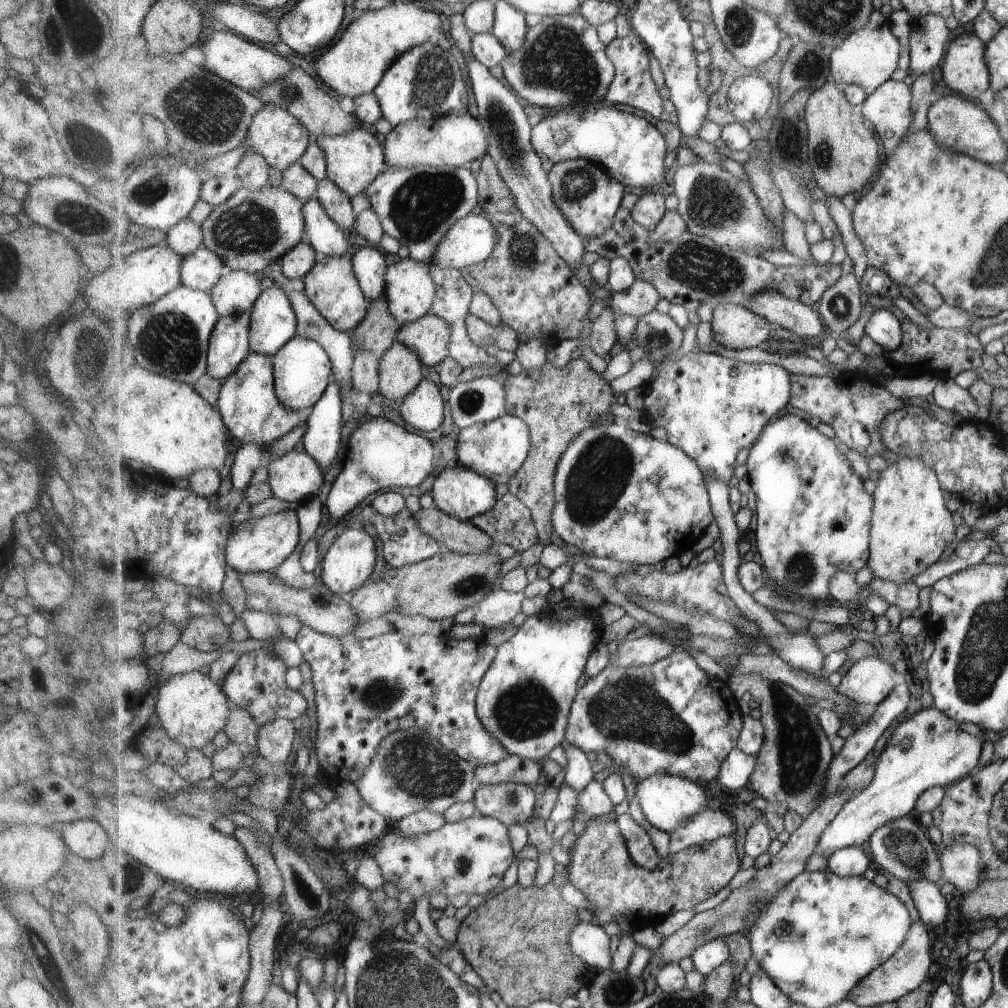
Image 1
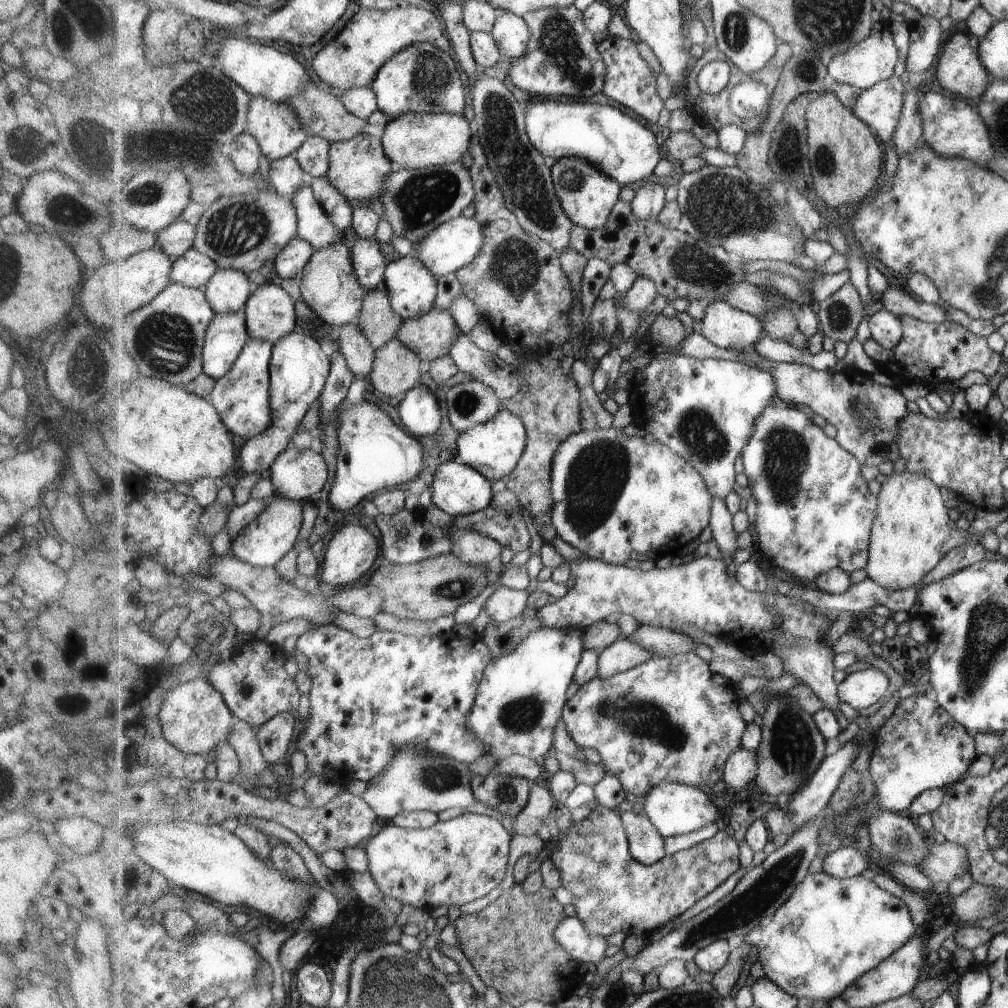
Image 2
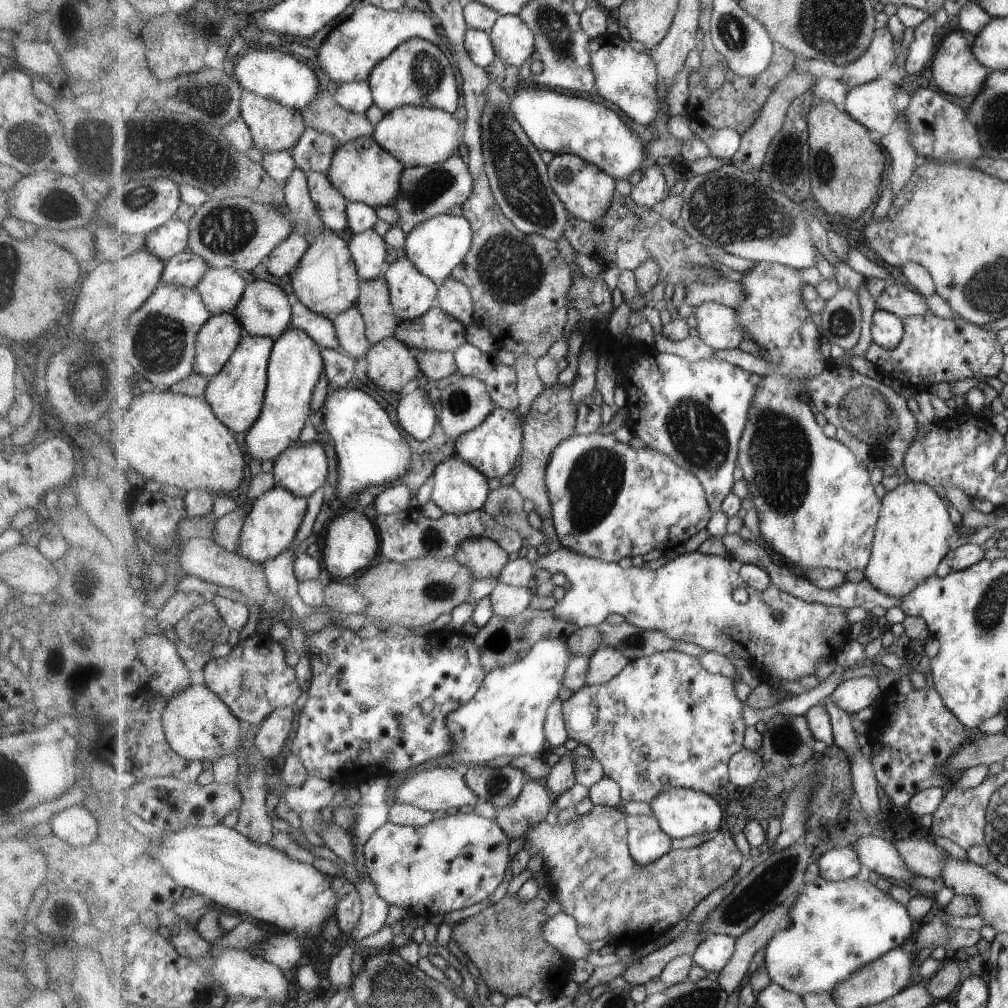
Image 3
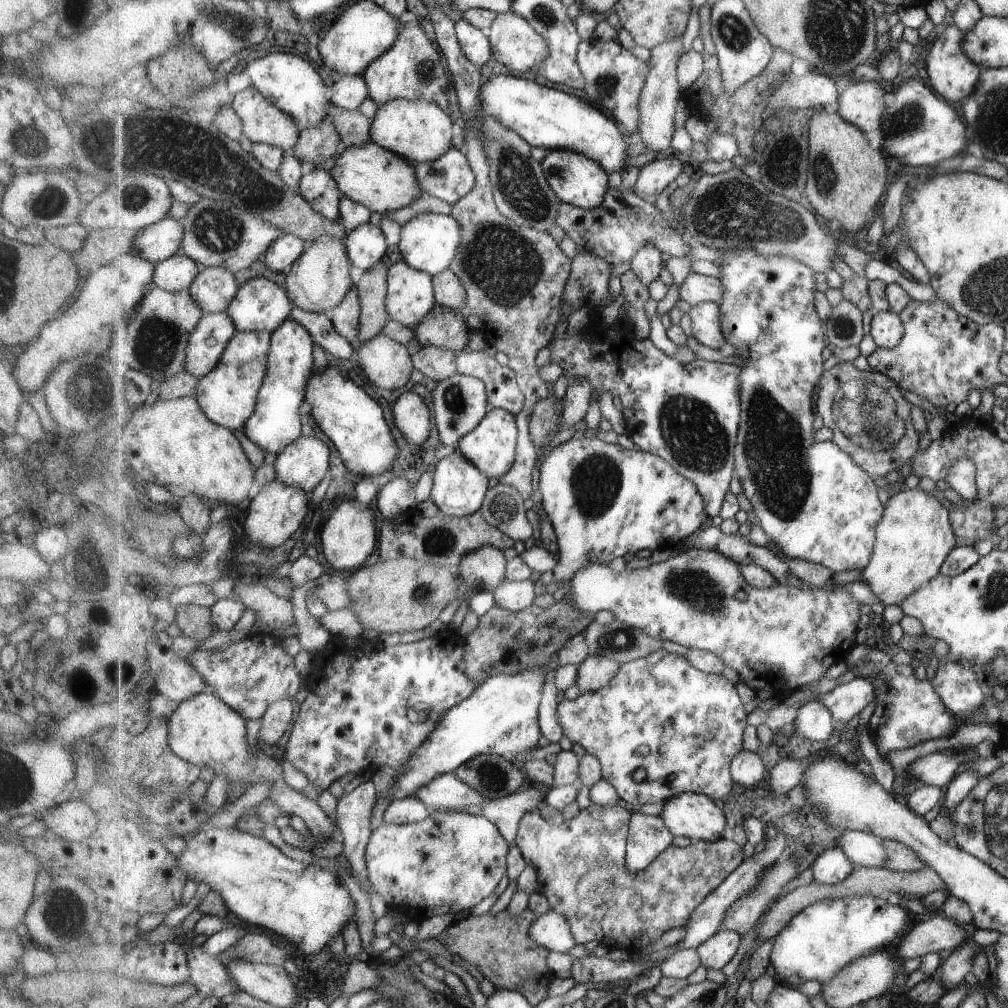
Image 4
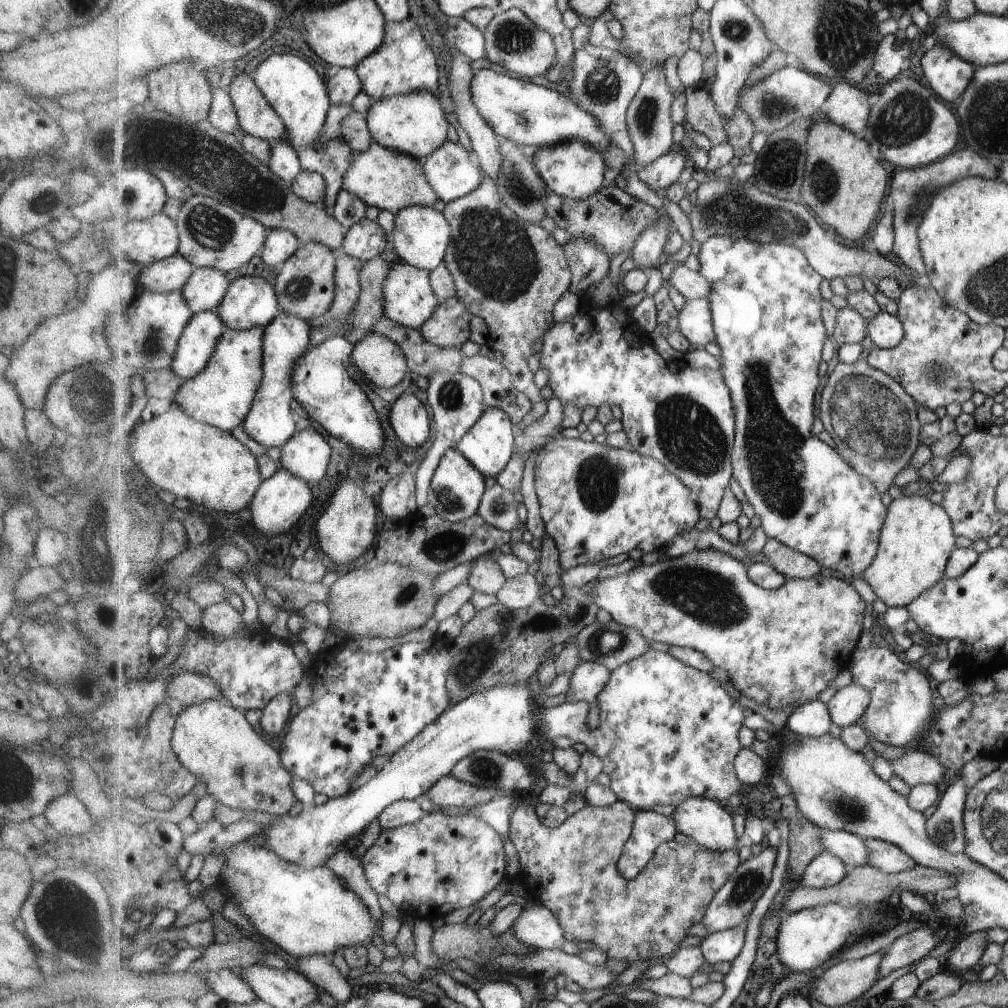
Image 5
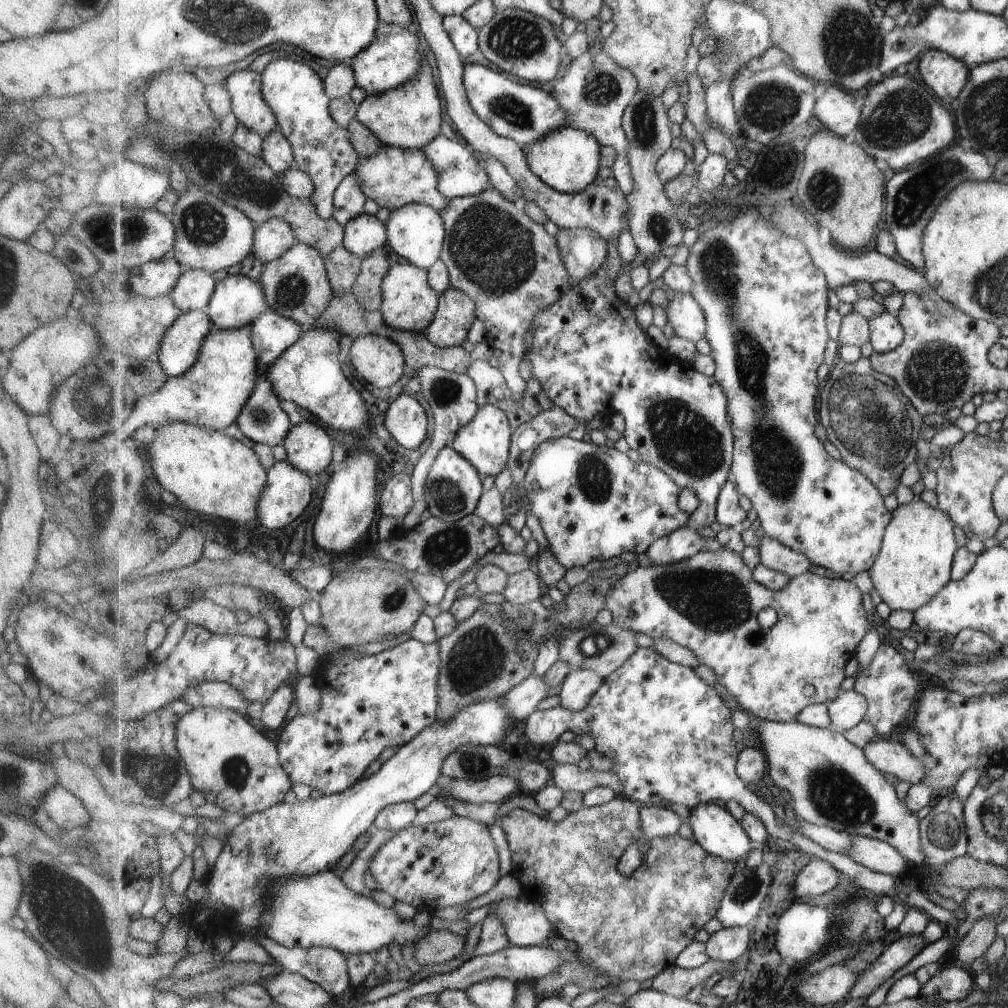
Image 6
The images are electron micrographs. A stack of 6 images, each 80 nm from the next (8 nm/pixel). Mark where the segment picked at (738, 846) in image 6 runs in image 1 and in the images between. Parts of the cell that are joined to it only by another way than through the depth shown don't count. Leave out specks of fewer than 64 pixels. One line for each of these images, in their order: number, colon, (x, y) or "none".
1: (668, 801)
2: (675, 808)
3: (682, 812)
4: (692, 815)
5: (707, 822)

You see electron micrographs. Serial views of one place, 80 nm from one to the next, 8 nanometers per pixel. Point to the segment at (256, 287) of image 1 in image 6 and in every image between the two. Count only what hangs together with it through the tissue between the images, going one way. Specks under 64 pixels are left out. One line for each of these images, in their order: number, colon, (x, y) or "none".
2: (228, 292)
3: (223, 289)
4: (214, 289)
5: (207, 289)
6: (195, 288)

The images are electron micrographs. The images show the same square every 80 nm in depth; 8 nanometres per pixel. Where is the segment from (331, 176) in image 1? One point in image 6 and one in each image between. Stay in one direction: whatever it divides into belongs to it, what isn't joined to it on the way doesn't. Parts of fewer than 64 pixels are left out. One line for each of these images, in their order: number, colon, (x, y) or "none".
2: (358, 167)
3: (364, 172)
4: (368, 174)
5: (389, 180)
6: (395, 177)

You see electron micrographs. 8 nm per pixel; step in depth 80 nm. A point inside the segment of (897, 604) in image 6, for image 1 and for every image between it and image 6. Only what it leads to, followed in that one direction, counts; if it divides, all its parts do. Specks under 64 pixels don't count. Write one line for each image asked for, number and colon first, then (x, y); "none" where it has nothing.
1: (912, 527)
2: (914, 530)
3: (914, 535)
4: (915, 536)
5: (916, 543)

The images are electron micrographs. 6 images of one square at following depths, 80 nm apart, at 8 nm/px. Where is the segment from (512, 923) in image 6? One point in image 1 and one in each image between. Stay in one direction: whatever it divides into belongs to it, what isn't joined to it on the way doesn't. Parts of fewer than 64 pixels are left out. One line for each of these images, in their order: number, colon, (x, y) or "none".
1: (590, 941)
2: (587, 948)
3: (562, 931)
4: (552, 931)
5: (538, 927)

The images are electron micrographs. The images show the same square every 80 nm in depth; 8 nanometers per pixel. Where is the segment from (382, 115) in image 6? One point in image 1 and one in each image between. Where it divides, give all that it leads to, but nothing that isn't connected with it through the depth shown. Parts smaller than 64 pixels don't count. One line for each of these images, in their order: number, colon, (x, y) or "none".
1: (456, 140)
2: (416, 141)
3: (417, 136)
4: (419, 131)
5: (416, 124)

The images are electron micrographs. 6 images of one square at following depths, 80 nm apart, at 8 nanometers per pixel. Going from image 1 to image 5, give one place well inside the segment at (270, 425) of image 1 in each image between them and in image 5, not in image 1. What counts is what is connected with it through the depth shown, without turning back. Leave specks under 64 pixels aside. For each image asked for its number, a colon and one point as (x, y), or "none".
2: (243, 398)
3: (237, 395)
4: (229, 395)
5: (222, 395)

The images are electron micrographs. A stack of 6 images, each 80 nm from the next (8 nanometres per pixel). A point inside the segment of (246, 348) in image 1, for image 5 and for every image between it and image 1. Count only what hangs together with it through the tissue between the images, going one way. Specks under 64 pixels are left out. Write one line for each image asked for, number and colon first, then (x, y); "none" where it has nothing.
2: (227, 336)
3: (223, 333)
4: (214, 333)
5: (197, 347)

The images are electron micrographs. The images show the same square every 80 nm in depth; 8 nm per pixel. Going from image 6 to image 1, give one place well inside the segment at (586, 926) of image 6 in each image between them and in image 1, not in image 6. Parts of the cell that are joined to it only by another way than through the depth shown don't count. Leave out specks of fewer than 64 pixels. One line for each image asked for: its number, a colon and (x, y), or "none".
1: (601, 867)
2: (612, 892)
3: (613, 898)
4: (581, 866)
5: (572, 870)

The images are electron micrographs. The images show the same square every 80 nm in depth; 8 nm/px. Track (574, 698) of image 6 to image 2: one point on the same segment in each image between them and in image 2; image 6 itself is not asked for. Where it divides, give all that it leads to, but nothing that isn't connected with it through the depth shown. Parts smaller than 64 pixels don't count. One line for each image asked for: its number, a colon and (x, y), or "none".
2: (621, 656)
3: (607, 663)
4: (597, 671)
5: (589, 679)

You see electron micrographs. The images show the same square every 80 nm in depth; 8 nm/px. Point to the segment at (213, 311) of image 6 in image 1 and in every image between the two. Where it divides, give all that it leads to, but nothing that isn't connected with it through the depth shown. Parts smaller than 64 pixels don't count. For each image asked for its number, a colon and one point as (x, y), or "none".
1: (274, 322)
2: (271, 314)
3: (266, 311)
4: (260, 305)
5: (252, 302)

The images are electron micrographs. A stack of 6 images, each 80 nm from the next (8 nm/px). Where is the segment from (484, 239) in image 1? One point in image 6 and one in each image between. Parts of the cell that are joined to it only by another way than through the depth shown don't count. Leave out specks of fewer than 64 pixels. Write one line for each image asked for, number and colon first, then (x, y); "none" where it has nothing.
2: (458, 242)
3: (438, 246)
4: (430, 242)
5: (422, 236)
6: (416, 232)

